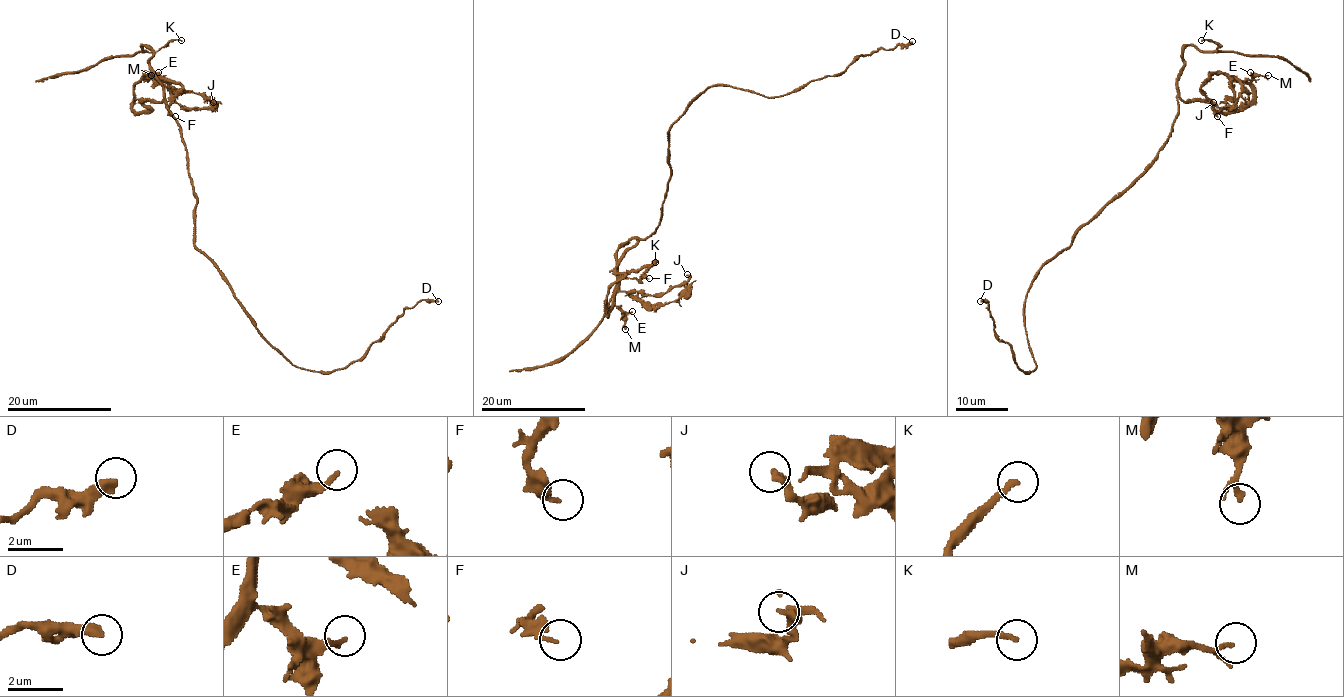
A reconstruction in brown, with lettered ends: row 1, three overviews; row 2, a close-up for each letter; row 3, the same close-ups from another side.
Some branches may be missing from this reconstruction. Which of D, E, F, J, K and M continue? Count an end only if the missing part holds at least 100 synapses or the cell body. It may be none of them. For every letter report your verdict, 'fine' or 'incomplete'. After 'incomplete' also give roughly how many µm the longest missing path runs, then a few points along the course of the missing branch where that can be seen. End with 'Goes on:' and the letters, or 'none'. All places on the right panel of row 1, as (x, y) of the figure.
D: fine
E: fine
F: fine
J: fine
K: fine
M: fine
Goes on: none

